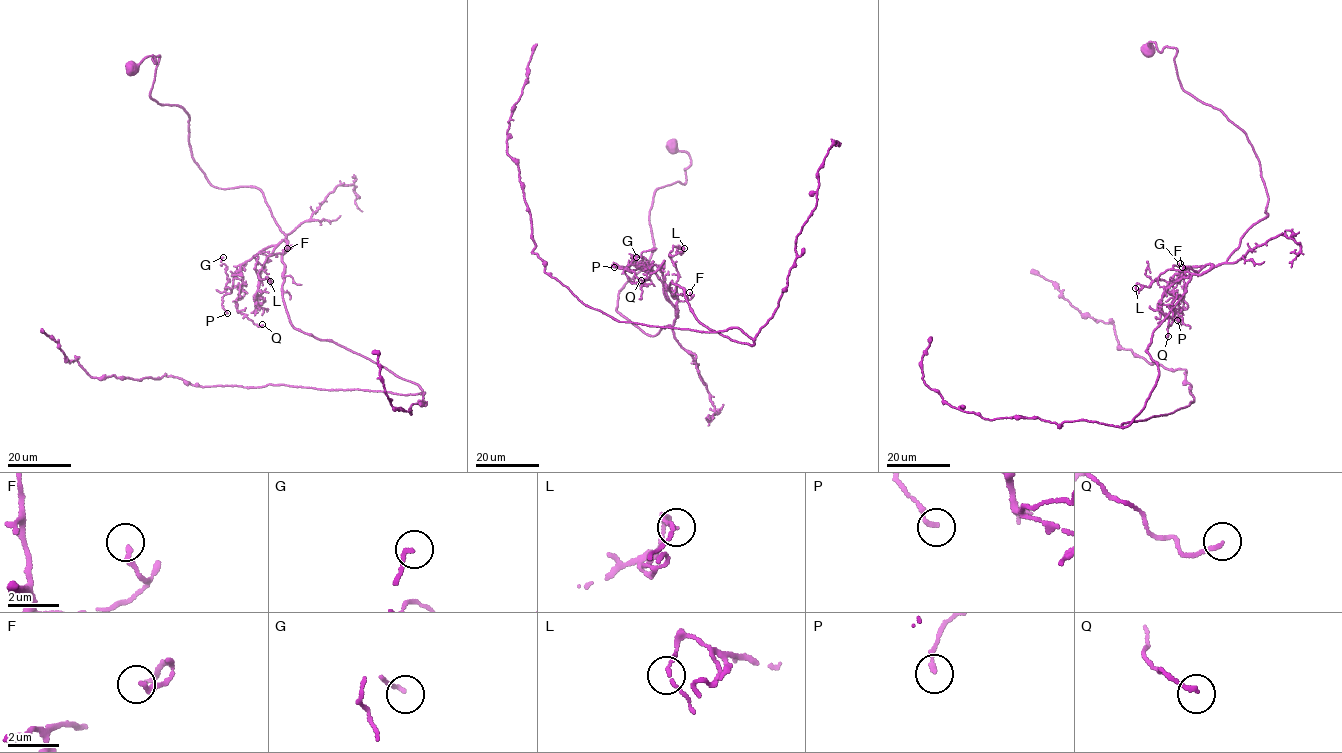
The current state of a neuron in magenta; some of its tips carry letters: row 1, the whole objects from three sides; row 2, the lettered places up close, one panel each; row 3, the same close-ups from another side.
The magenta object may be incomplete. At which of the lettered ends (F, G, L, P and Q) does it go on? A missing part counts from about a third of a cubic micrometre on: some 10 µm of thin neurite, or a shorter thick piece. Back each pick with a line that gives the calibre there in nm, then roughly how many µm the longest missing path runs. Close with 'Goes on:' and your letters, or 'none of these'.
Goes on: none of these

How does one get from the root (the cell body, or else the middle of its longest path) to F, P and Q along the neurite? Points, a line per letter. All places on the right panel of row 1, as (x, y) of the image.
F: (1148, 50), (1176, 49), (1181, 86), (1244, 132), (1267, 195), (1267, 216), (1227, 261), (1182, 267)
P: (1148, 50), (1175, 47), (1185, 91), (1244, 132), (1268, 199), (1227, 261), (1171, 278), (1177, 320)
Q: (1148, 50), (1175, 47), (1185, 91), (1244, 132), (1268, 199), (1227, 261), (1173, 276), (1168, 336)

